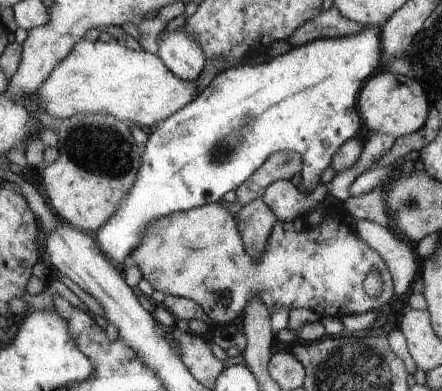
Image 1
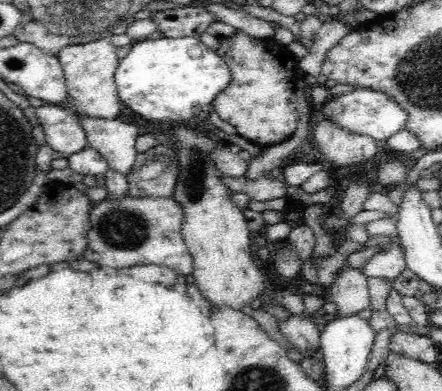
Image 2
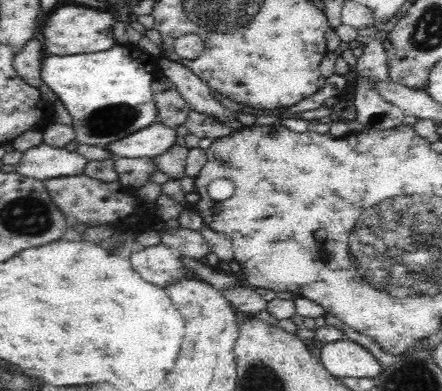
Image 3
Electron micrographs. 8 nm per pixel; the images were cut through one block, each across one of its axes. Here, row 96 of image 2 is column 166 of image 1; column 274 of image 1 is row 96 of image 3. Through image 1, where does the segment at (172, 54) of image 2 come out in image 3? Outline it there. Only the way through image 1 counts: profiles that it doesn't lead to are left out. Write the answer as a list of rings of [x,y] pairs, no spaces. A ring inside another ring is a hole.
[[[112,46],[106,52],[48,56],[42,60],[42,80],[50,86],[74,120],[76,142],[90,146],[108,146],[150,124],[158,124],[158,106],[154,102],[152,84],[160,74],[158,58],[136,46]]]

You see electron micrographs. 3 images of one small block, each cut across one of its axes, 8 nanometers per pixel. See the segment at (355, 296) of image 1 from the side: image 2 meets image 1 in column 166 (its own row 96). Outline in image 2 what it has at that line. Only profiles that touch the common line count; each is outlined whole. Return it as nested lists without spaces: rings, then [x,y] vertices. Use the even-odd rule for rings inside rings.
[[[238,32],[232,38],[220,38],[218,56],[226,60],[226,66],[232,72],[230,86],[214,98],[210,108],[220,116],[222,122],[228,122],[238,130],[238,136],[250,140],[258,146],[280,146],[286,142],[300,124],[300,114],[296,106],[296,70],[300,60],[288,50],[272,40],[252,38],[246,32]]]

